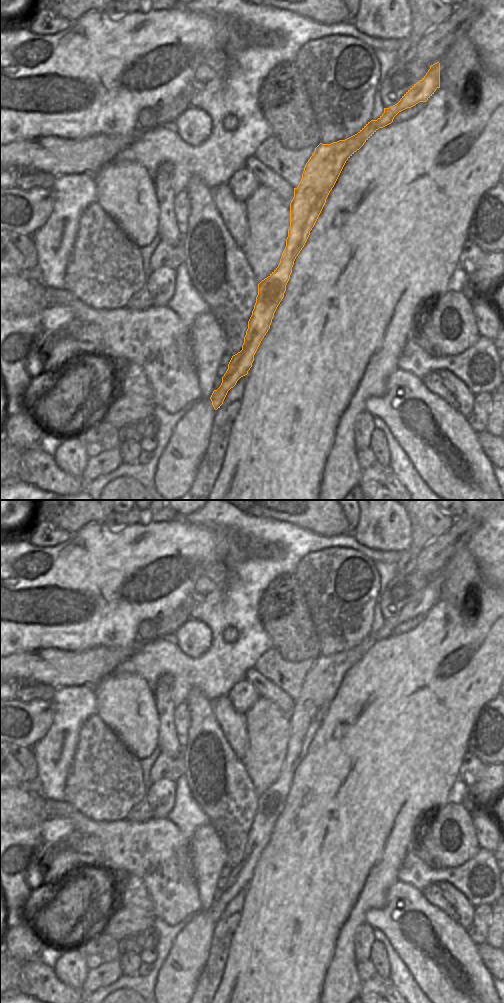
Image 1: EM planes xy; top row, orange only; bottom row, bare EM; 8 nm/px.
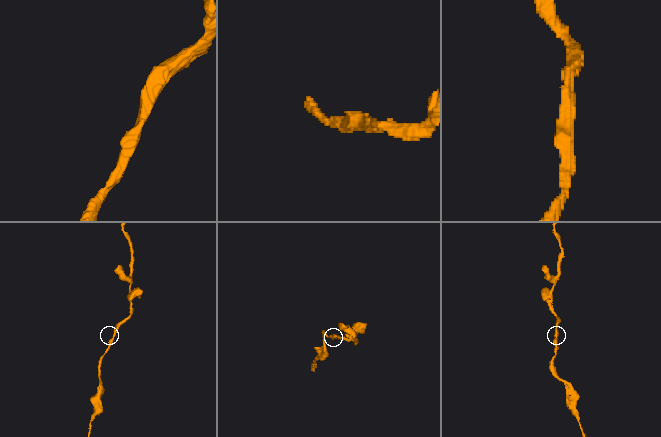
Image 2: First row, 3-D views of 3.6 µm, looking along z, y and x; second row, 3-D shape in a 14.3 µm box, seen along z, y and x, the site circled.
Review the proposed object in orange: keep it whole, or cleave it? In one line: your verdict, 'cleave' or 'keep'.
keep

